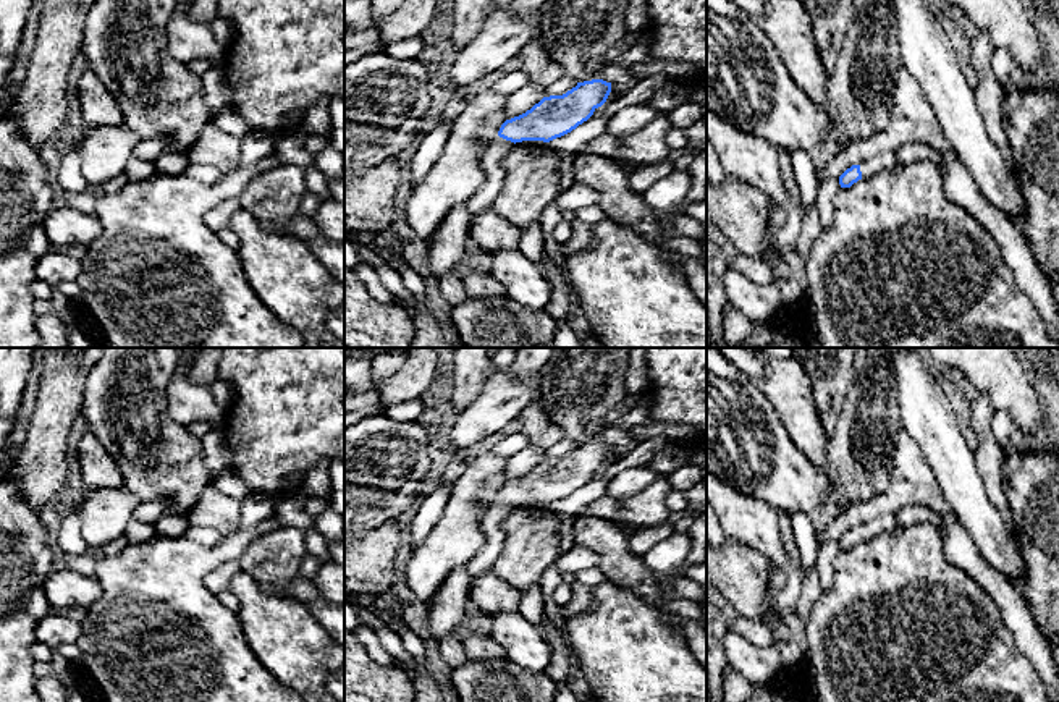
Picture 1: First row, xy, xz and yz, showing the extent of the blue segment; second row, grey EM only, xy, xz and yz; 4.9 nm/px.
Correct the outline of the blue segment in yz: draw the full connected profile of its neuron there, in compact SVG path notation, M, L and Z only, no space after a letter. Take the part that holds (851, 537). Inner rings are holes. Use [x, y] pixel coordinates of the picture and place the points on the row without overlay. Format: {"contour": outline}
{"contour": "M883 514L876 519L871 519L860 527L852 527L839 539L841 550L850 550L862 540L870 540L883 532L896 532L904 526L894 518L894 514Z"}

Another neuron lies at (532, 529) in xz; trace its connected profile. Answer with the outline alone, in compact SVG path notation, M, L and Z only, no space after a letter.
M522 503L504 518L504 547L492 571L525 594L559 556L559 516L543 503Z

